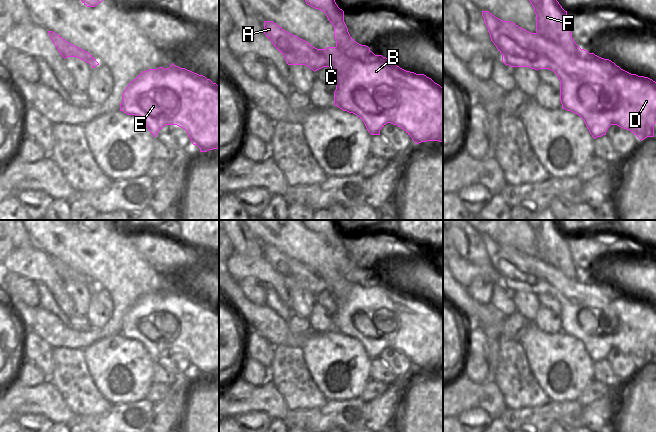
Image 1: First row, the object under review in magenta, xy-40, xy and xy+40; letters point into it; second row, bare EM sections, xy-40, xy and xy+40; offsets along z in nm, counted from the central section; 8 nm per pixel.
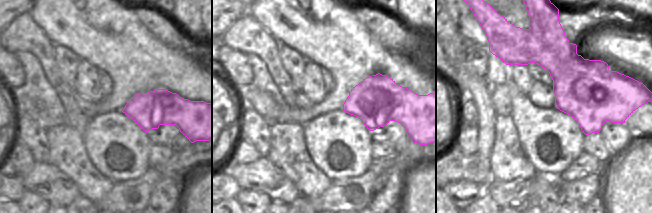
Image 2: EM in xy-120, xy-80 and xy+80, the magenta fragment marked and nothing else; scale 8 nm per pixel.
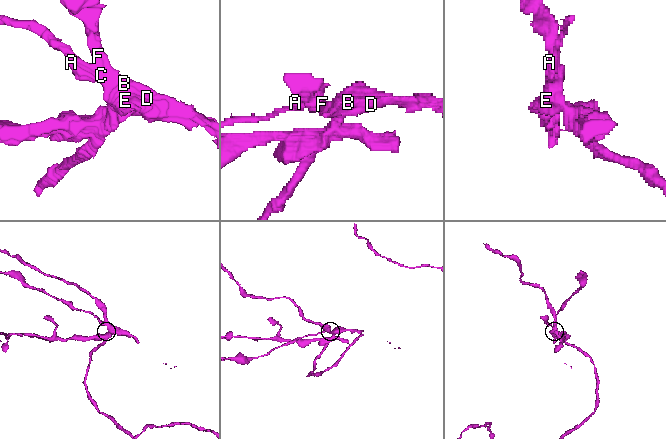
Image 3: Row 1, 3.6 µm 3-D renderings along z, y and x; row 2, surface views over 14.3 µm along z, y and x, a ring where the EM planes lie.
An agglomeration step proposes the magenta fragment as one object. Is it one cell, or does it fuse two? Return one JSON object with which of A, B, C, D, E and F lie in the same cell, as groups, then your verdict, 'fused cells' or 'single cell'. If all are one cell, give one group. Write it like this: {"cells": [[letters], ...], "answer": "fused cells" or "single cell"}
{"cells": [["A", "B", "C", "D", "E"], ["F"]], "answer": "fused cells"}

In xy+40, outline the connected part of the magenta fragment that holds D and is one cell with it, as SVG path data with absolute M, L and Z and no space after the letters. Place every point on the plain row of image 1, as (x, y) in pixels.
M482 235L491 265L502 278L502 286L511 291L549 293L560 304L562 332L579 339L595 363L606 359L611 349L631 355L641 365L654 361L656 347L656 306L644 300L631 298L609 283L594 277L569 279L553 265L531 257L511 245L503 245L489 235Z

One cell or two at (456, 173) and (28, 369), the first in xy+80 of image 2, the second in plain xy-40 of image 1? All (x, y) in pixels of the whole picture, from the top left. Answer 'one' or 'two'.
two

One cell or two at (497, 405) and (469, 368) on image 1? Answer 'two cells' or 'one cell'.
two cells

